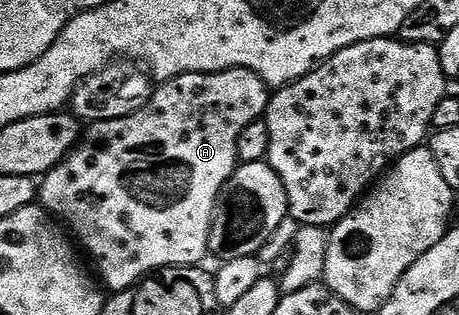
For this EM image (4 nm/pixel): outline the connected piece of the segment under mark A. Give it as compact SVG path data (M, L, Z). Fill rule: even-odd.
M223 69L217 73L187 73L157 84L153 88L152 98L141 110L127 114L125 118L97 121L87 126L80 144L68 154L66 160L44 174L39 182L39 204L47 209L57 222L63 223L66 229L66 224L68 224L67 232L73 238L76 236L80 240L81 247L92 256L92 261L96 264L97 271L100 272L99 280L109 290L129 289L143 277L147 277L149 273L158 269L175 269L178 265L199 266L203 262L200 260L209 256L208 240L212 230L212 216L216 210L216 200L220 198L222 187L230 179L230 175L236 170L238 164L236 159L238 135L242 135L242 131L250 127L250 123L261 120L267 114L269 96L270 86L249 69Z

